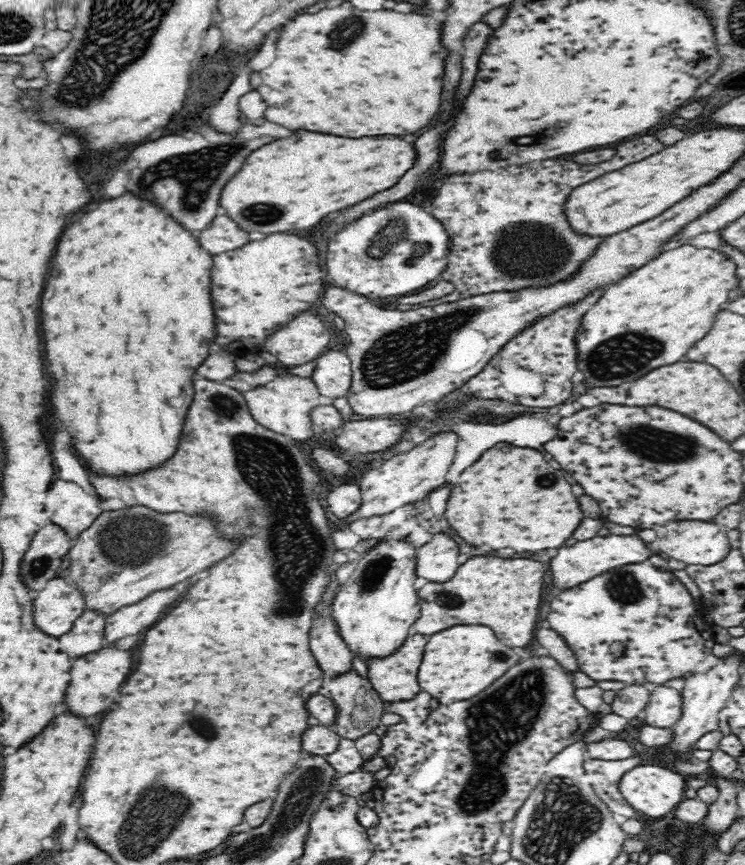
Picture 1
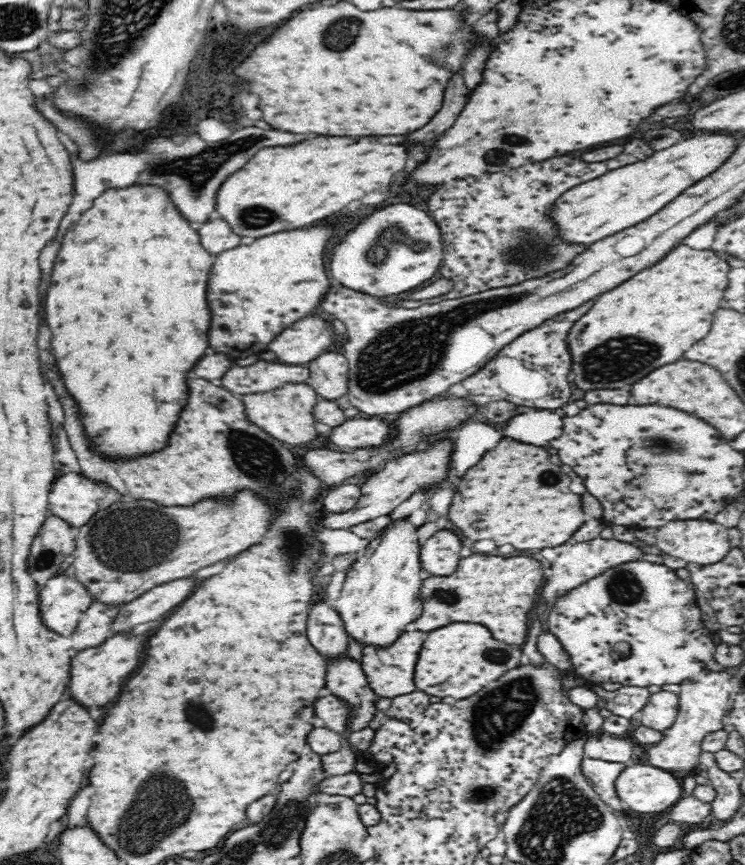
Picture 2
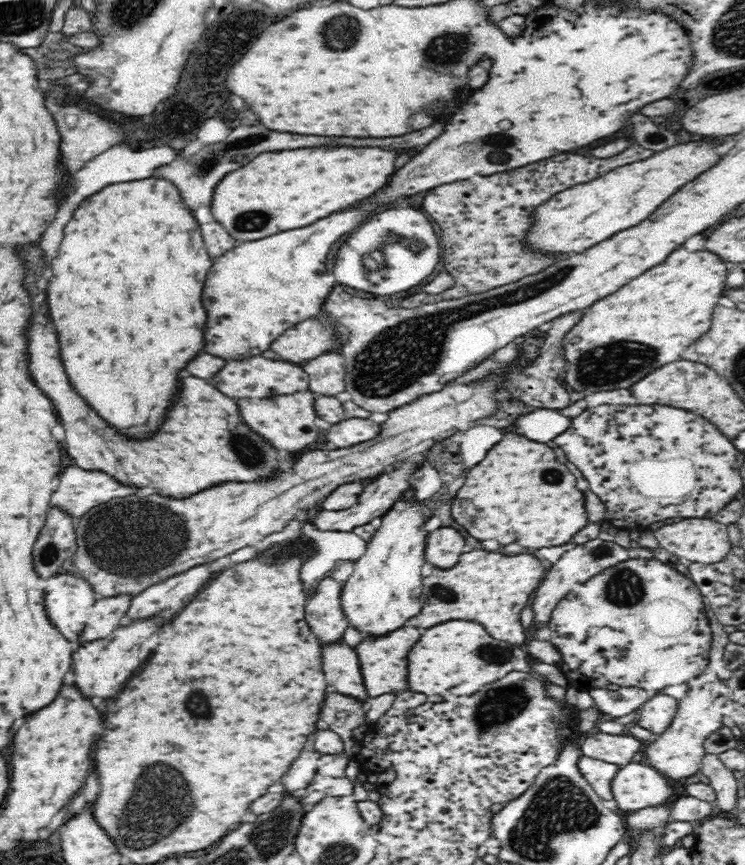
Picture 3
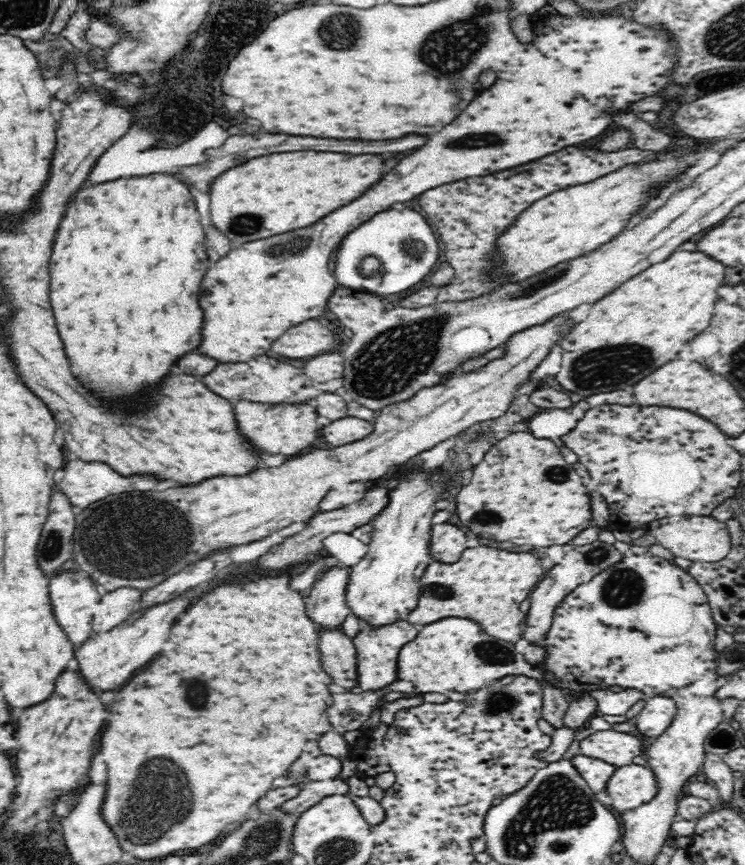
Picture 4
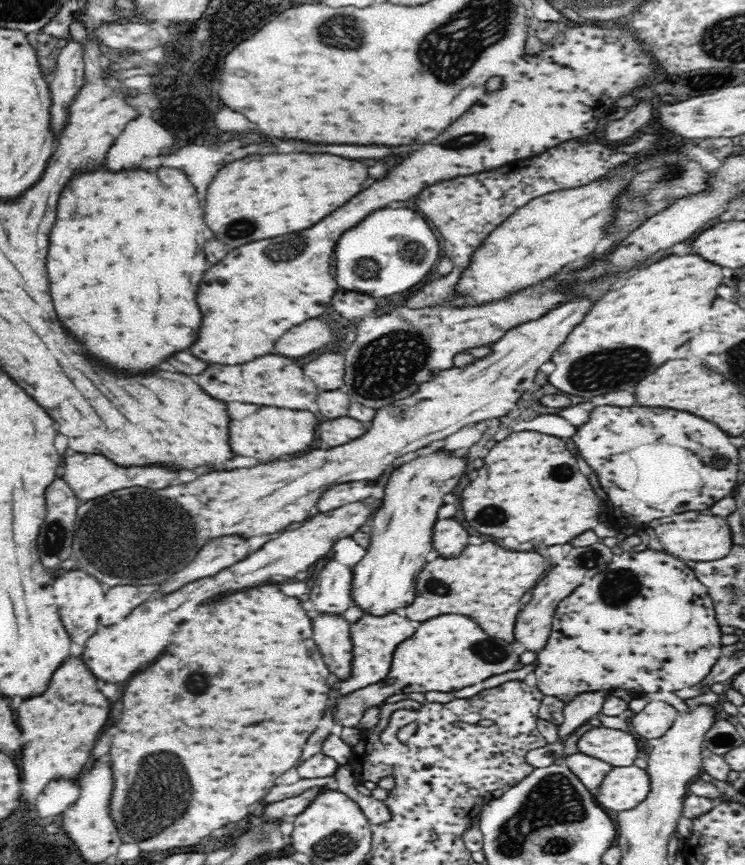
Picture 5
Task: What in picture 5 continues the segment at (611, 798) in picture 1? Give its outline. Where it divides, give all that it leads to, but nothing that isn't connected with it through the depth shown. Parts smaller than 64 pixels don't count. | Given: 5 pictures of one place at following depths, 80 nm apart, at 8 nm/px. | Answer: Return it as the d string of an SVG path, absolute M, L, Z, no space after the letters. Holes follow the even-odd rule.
M578 753L568 755L563 763L582 781L582 785L594 792L602 785L602 781L612 770L612 765L603 760Z

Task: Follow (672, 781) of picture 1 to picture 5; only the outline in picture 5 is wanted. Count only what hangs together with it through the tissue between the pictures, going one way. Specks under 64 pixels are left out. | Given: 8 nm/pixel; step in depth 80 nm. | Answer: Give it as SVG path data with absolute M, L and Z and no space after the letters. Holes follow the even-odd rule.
M635 765L612 767L602 785L594 791L596 802L604 810L617 813L638 807L649 793L649 775Z

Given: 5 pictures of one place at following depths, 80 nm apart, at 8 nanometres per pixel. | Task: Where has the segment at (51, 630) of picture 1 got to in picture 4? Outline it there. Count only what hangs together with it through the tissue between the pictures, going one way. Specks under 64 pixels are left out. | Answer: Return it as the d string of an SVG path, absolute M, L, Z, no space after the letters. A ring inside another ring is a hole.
M74 568L51 578L49 589L55 619L74 646L81 645L94 634L93 616L101 599L101 588L89 576Z

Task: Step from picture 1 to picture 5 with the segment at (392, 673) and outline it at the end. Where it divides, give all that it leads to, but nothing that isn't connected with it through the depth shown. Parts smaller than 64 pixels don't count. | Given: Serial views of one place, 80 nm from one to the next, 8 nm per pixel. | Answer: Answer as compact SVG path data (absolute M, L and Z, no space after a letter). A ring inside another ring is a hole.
M395 611L384 612L380 616L364 612L356 622L352 622L352 625L350 625L352 664L348 678L341 681L339 696L344 697L368 684L384 680L390 672L390 662L392 662L392 654L394 654L396 646L402 640L410 638L416 632L416 628L418 628L418 624L414 620L408 620Z

